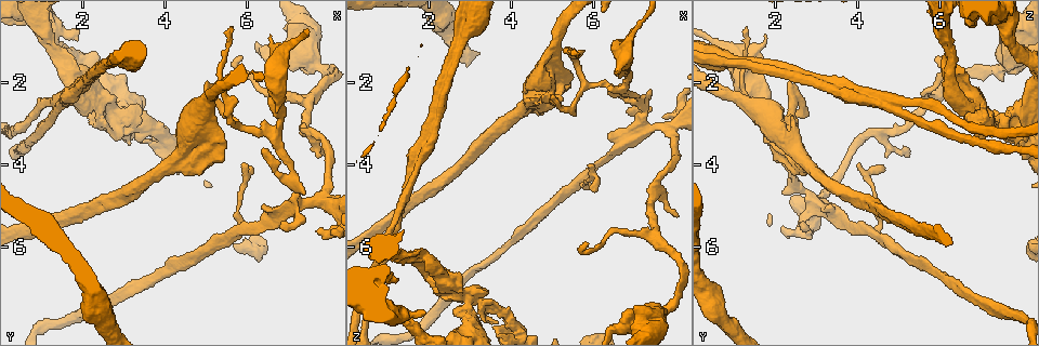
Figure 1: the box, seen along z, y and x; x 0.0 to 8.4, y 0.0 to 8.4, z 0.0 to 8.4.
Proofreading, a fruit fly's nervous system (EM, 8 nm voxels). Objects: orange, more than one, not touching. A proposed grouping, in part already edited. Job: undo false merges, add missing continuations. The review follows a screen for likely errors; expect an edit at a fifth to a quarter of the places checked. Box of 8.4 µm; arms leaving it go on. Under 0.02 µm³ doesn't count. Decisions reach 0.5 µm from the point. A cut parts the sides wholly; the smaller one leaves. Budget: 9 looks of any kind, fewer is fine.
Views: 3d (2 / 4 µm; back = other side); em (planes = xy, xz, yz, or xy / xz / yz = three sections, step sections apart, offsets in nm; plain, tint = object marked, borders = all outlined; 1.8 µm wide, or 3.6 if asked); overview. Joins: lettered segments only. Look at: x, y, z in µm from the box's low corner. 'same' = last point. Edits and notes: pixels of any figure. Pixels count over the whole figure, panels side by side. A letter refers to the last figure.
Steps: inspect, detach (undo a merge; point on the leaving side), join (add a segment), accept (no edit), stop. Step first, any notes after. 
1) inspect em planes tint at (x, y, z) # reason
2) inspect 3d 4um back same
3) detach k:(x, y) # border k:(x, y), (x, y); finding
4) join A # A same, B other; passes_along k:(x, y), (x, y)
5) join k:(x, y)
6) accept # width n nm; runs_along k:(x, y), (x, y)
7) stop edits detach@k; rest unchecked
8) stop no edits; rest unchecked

inspect 3d 2um at (1.35, 2.55, 4.95) # three arms meet

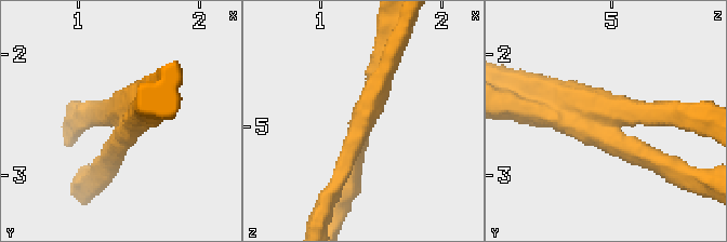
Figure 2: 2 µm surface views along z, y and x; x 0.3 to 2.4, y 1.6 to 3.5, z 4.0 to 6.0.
inspect em 3.6um planes borders at (1.36, 2.58, 4.92) # arms 3; arm_widths 160, 190, 280 nm

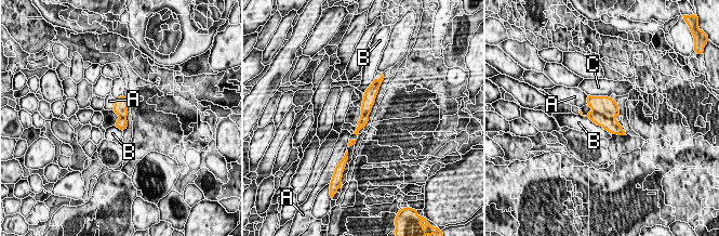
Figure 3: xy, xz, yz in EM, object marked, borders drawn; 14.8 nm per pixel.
detach 3:(612, 126) # longest_contact B 460 nm; A other, B other, C other; a second neuron is stuck on

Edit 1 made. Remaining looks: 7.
inspect overview # redraw

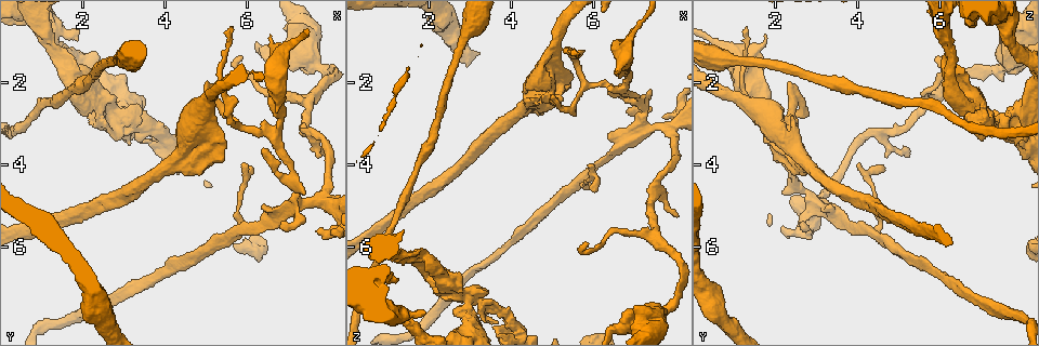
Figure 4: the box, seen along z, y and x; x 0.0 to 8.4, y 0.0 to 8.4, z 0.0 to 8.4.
inspect em planes tint at (2.00, 2.65, 6.50) # closes a loop

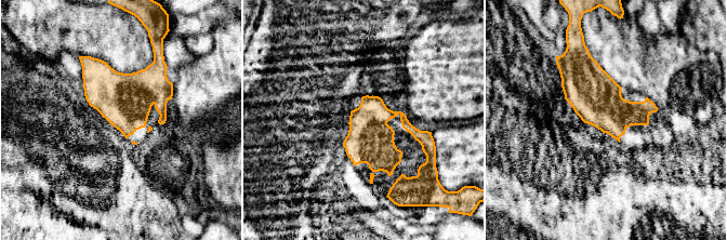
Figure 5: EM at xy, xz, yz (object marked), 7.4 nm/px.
inspect em planes borders same # see the neighbours

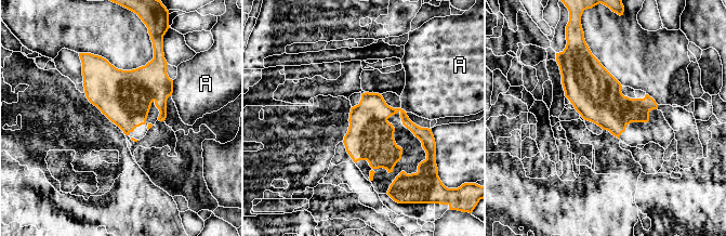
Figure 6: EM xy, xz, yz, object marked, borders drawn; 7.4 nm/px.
accept # A other; border 6:(173, 80), (173, 92), (171, 95); all the same neuron

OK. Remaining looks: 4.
inspect em planes borders at (5.80, 1.40, 5.85) # free end

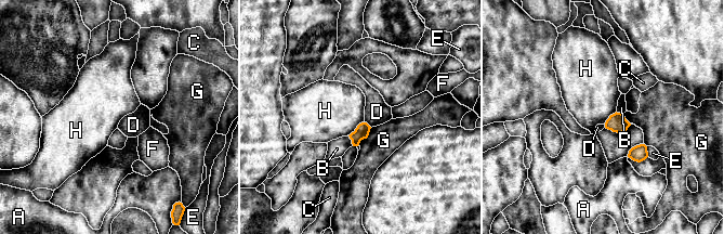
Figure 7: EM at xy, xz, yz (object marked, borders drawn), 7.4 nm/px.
accept # width 100 nm; A other, B other, C other, D other, E other, F other, G other, H other; border 7:(364, 121), (349, 135); none of them fits

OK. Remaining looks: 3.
inspect em planes tint at (7.40, 3.15, 4.70) # abrupt turn

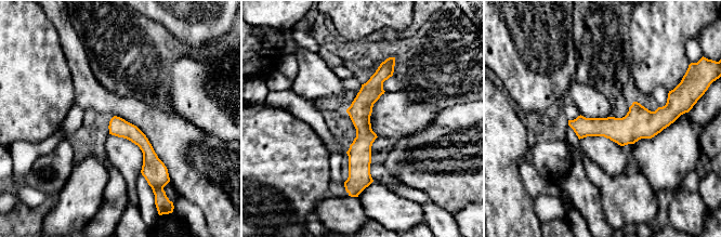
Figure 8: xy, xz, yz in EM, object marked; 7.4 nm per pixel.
inspect em planes borders same

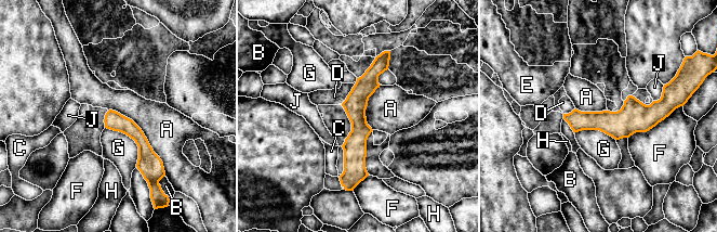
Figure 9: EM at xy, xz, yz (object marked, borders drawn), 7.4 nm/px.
accept # longest_contact A 650 nm; A other, B other, C other, D other, E other, F other, G other, H other, J other; border 9:(109, 108), (141, 129), (166, 171); continuous, no second neuron

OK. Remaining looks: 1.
stop edits detach@3; rest unchecked

